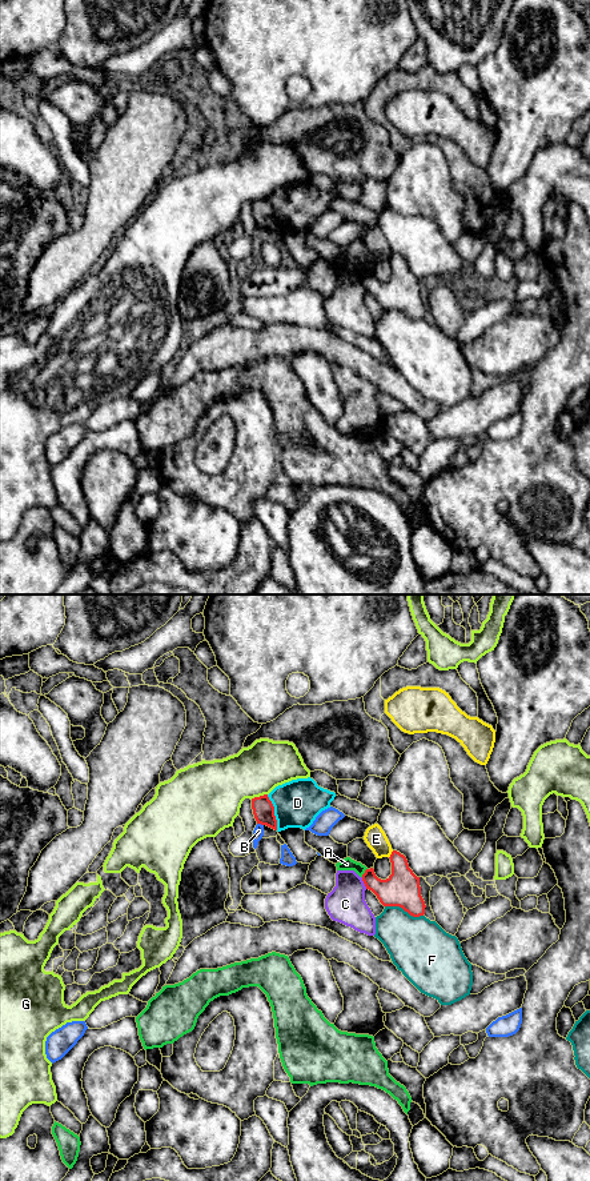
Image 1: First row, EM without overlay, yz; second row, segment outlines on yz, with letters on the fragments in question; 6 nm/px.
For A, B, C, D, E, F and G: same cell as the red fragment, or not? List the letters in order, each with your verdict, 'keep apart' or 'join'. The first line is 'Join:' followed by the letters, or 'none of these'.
Join: none of these
A: keep apart
B: keep apart
C: keep apart
D: keep apart
E: keep apart
F: keep apart
G: keep apart

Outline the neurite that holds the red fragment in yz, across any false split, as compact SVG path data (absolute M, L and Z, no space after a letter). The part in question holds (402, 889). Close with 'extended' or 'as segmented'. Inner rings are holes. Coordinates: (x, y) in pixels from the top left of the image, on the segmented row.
M393 850L390 854L392 874L386 880L376 876L374 869L366 869L362 881L384 906L400 906L413 917L425 914L425 901L421 896L420 877L409 868L404 854Z; as segmented

